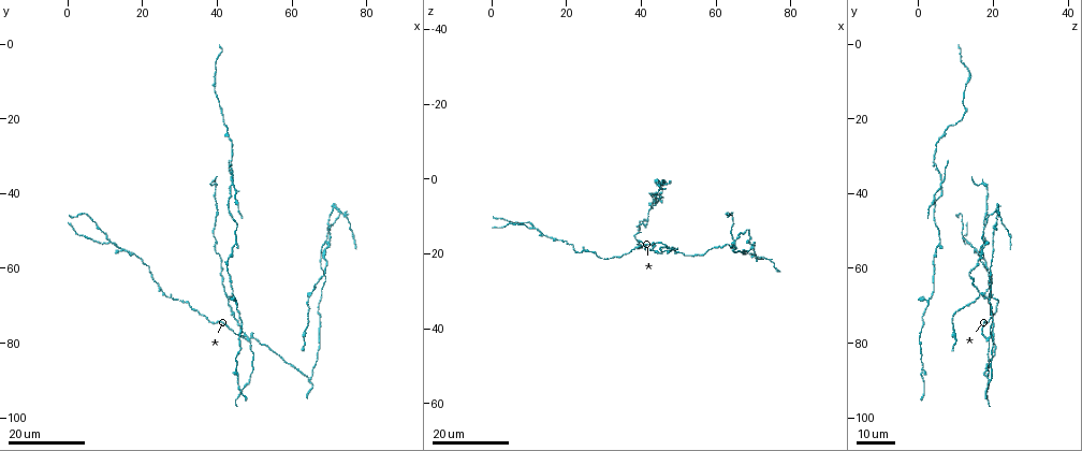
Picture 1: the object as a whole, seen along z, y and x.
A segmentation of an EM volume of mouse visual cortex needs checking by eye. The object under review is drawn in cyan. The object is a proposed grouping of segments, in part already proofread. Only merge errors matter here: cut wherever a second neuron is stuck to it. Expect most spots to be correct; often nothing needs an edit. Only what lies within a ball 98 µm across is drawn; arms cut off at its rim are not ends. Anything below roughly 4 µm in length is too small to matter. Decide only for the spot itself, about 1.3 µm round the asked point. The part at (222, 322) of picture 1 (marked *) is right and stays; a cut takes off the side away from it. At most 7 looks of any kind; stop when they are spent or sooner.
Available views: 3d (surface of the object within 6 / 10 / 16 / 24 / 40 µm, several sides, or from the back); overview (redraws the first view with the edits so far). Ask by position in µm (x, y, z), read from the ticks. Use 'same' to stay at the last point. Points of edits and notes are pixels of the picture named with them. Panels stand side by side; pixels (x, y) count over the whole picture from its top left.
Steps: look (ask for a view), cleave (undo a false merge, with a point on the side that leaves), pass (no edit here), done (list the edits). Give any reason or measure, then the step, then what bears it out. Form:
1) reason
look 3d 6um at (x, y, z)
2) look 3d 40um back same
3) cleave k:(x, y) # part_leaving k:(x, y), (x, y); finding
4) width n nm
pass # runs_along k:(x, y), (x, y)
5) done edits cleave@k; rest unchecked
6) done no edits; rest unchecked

arms run side by side
look 3d 16um at (47.5, 78.5, 19.0)

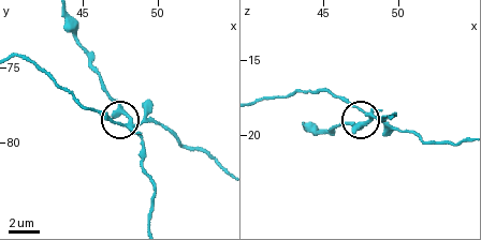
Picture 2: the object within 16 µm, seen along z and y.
zoom in
look 3d 6um at (48.2, 78.4, 19.0)

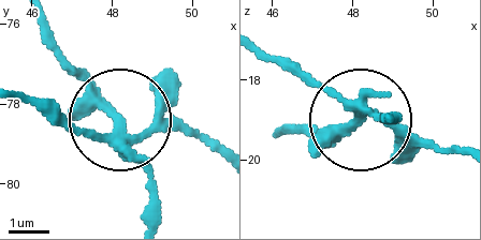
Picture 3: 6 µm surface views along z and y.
side_arm 129 um
cleave 3:(73, 109) # part_leaving 3:(122, 139), (46, 19); two neurons meet here

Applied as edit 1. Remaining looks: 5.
look 3d 16um at (44.0, 38.0, 5.5)

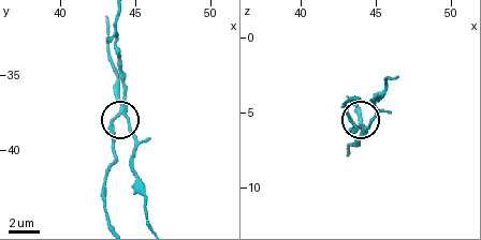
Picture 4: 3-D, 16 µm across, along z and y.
look 3d 6um at (44.2, 37.4, 6.2)

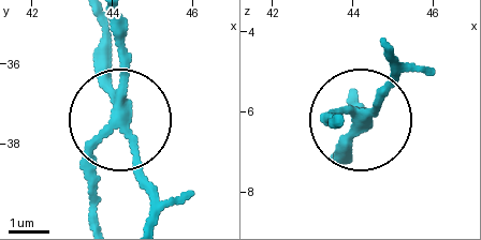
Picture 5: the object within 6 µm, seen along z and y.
cleave 5:(105, 64) # part_leaving 5:(118, 117), (149, 215); a second neuron is stuck on

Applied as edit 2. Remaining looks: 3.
look overview

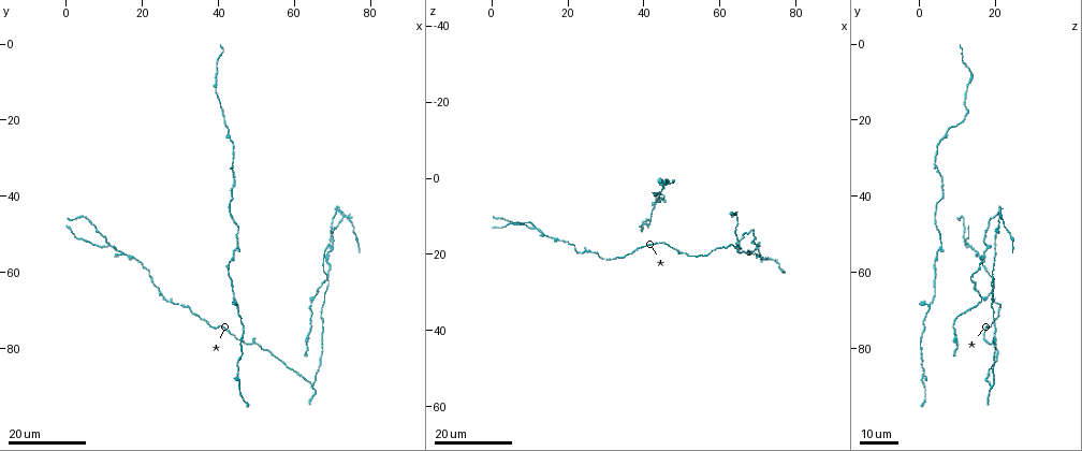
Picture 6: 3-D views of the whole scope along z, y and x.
three arms meet
look 3d 16um at (11.0, 53.5, 13.5)

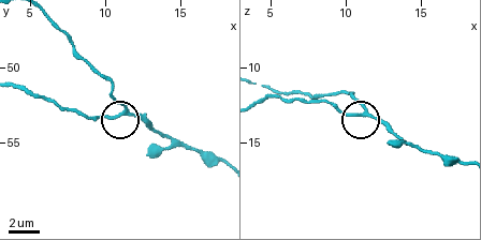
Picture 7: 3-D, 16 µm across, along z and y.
look 3d 6um at (11.2, 53.0, 13.0)

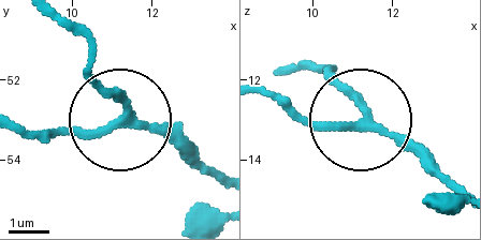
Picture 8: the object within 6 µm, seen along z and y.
arms 3
pass # runs_along 8:(220, 182), (137, 124), (18, 135); one neuron here

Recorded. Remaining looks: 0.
done edits cleave@3, cleave@5; rest unchecked

